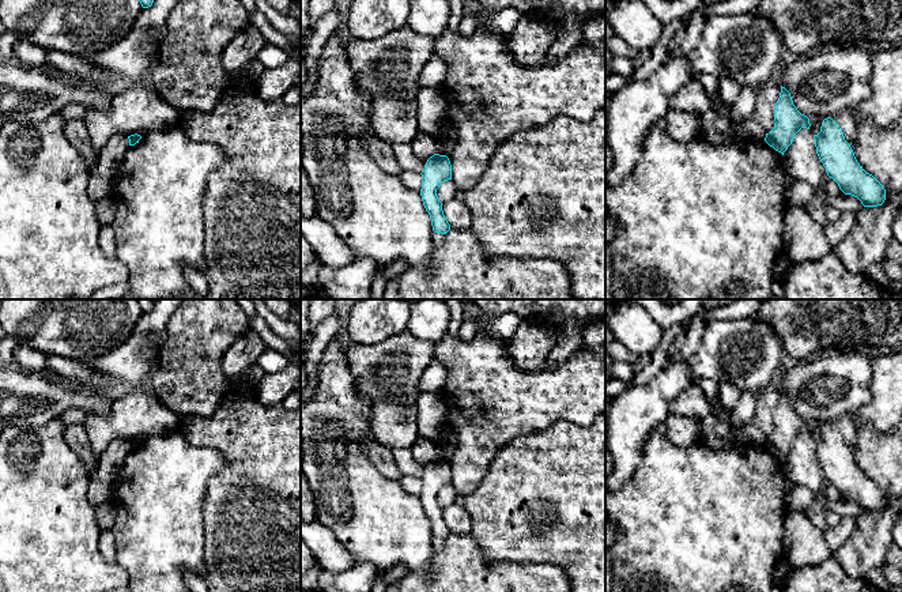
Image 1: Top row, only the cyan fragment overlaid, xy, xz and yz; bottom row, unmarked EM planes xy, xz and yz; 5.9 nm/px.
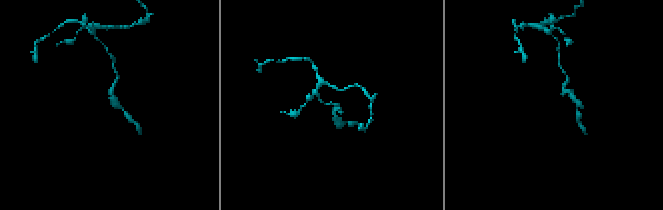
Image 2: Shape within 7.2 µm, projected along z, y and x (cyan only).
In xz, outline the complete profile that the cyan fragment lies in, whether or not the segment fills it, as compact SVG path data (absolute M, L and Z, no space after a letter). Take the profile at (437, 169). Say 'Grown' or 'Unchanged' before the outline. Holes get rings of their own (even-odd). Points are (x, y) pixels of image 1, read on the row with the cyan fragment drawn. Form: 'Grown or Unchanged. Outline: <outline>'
Unchanged. Outline: M434 154L430 157L422 170L420 196L426 211L430 215L434 233L446 234L450 230L442 203L437 196L437 189L444 181L452 180L452 165L446 155Z

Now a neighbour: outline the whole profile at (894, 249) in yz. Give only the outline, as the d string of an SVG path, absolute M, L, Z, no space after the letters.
M894 238L890 240L886 249L886 259L892 260L902 267L902 244L899 241Z

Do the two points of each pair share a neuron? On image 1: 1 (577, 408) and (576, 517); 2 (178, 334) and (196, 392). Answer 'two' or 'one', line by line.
1: two
2: one

